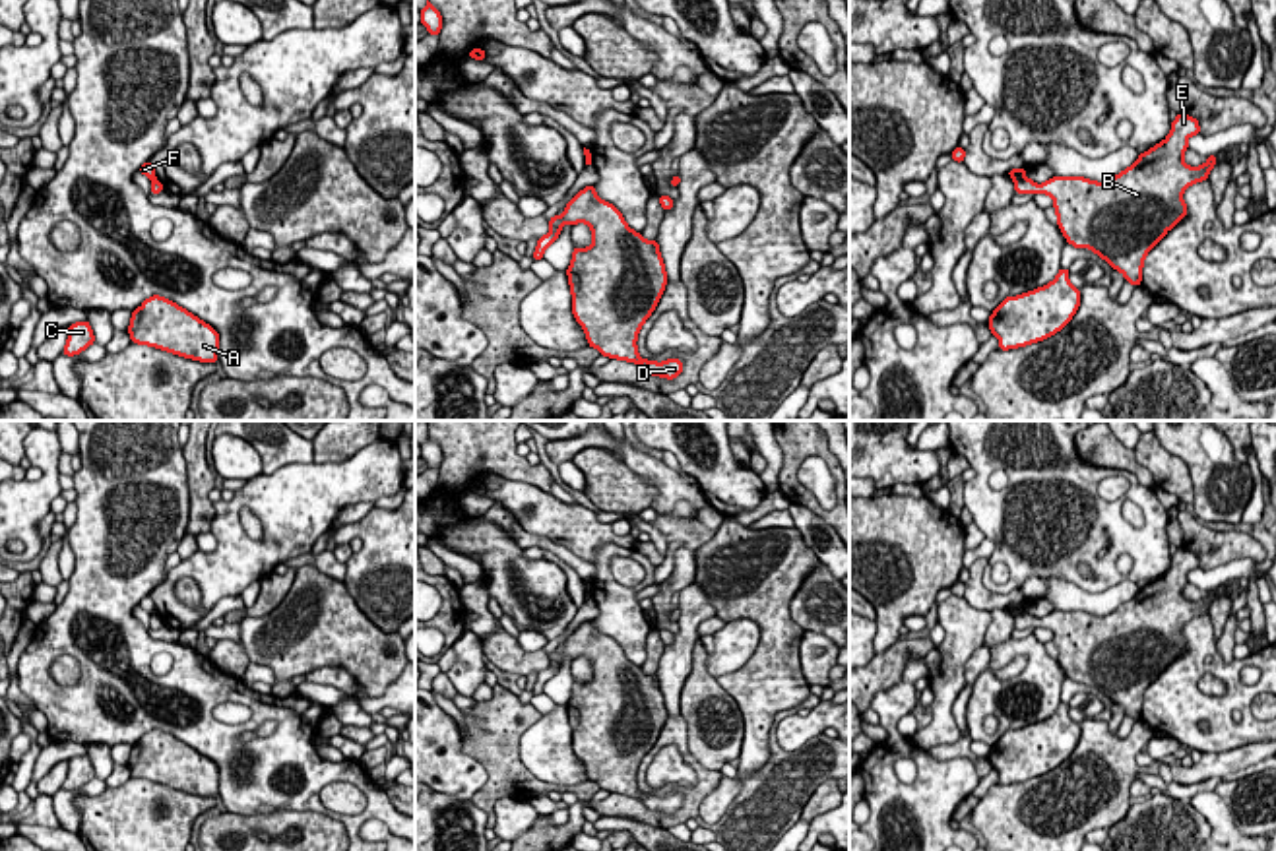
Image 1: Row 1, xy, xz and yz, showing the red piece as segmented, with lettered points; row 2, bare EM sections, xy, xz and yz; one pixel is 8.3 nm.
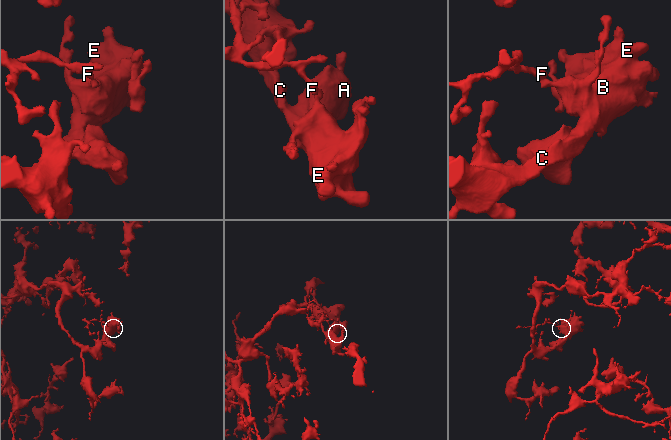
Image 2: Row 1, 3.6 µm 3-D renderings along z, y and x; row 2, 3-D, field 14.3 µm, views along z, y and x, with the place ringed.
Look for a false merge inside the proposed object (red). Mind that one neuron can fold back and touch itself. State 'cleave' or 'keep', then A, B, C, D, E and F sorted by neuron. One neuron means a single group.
cleave; A B C D E / F

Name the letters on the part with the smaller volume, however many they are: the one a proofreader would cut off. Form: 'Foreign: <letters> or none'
Foreign: F

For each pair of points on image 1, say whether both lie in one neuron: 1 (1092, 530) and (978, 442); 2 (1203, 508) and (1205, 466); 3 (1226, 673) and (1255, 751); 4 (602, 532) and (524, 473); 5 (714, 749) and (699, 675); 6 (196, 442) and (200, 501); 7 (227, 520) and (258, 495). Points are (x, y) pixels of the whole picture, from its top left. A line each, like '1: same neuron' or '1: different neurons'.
1: same neuron
2: same neuron
3: different neurons
4: different neurons
5: same neuron
6: same neuron
7: same neuron

